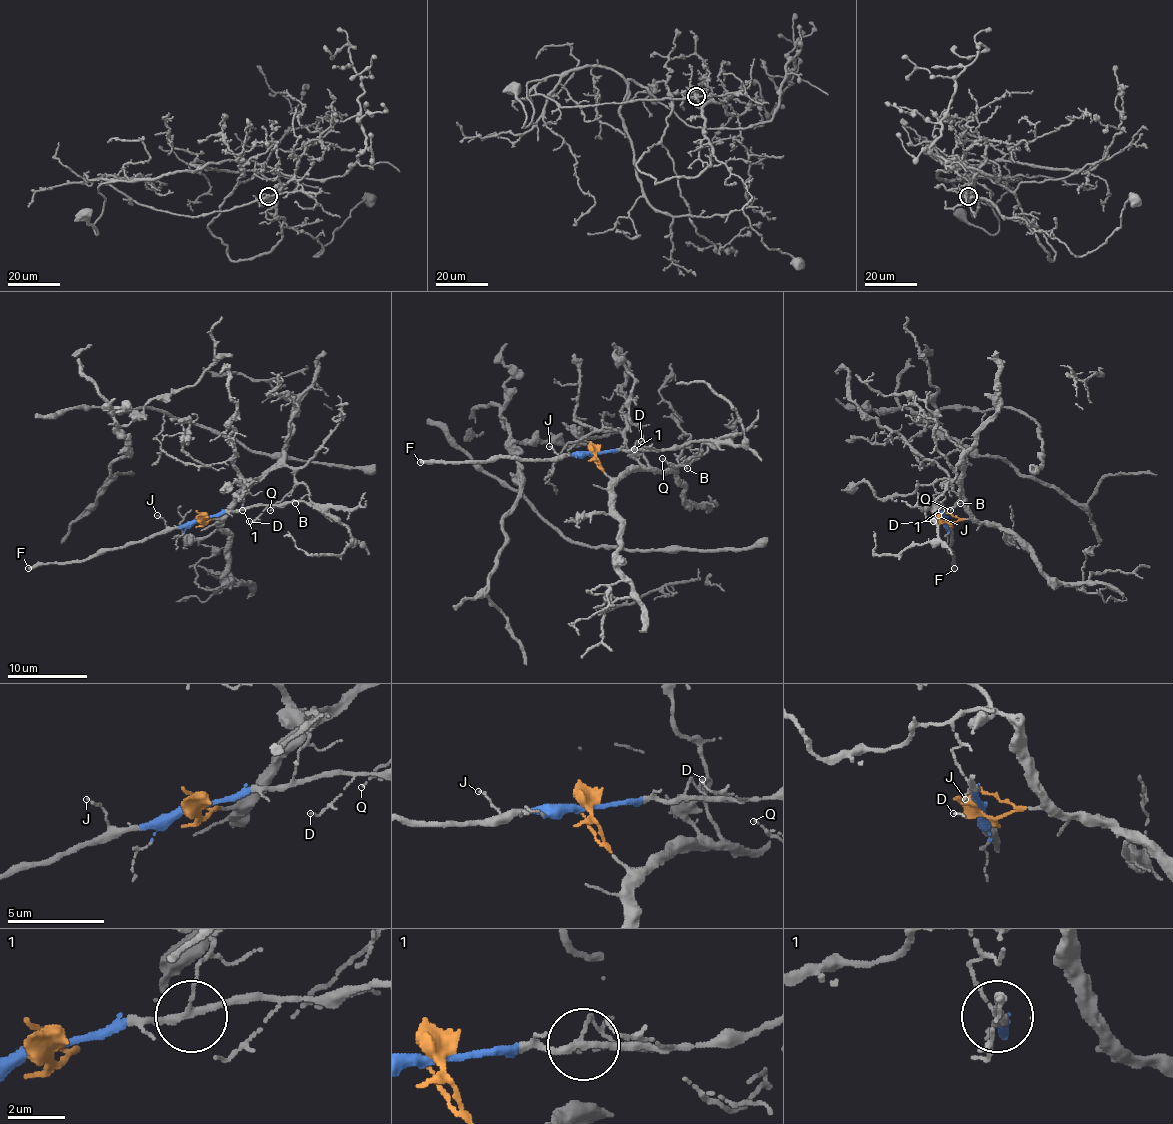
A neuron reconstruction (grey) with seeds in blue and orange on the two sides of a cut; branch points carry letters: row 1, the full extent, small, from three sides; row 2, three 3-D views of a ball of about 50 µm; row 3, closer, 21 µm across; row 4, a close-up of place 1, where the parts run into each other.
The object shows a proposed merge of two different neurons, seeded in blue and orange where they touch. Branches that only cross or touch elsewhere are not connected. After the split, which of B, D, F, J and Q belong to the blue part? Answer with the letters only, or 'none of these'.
D, F, J

